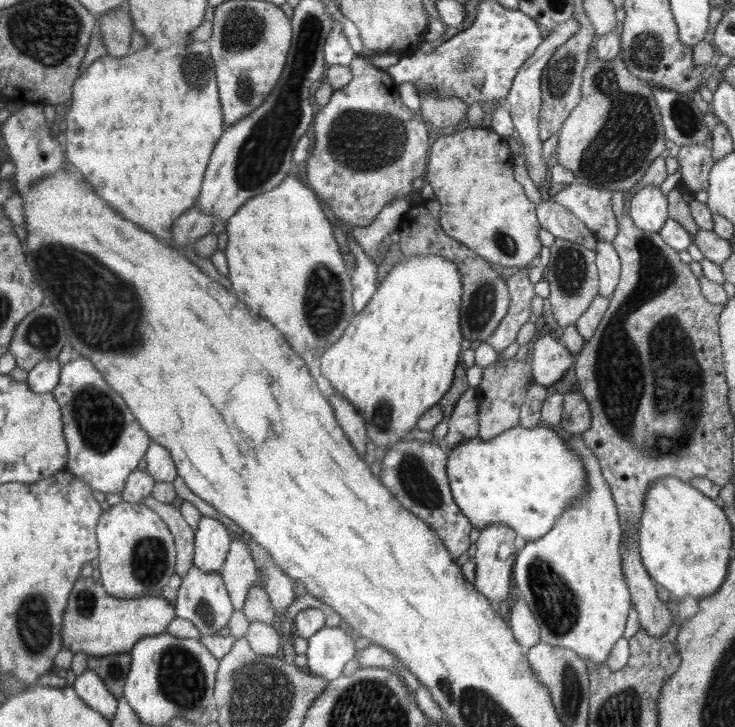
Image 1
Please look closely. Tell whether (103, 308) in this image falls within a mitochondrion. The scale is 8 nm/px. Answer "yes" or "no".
yes

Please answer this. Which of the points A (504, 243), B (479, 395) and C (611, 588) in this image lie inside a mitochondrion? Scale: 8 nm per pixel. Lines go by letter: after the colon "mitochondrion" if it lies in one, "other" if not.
A: mitochondrion
B: other
C: other

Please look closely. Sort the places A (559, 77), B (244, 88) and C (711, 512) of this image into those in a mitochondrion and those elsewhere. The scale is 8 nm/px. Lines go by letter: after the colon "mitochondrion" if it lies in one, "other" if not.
A: mitochondrion
B: mitochondrion
C: other

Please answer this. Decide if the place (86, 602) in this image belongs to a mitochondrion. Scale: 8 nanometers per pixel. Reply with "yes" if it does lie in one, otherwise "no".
yes

